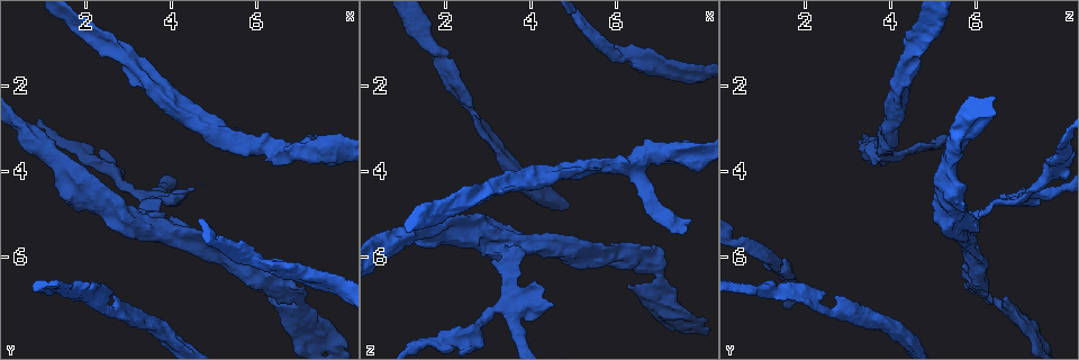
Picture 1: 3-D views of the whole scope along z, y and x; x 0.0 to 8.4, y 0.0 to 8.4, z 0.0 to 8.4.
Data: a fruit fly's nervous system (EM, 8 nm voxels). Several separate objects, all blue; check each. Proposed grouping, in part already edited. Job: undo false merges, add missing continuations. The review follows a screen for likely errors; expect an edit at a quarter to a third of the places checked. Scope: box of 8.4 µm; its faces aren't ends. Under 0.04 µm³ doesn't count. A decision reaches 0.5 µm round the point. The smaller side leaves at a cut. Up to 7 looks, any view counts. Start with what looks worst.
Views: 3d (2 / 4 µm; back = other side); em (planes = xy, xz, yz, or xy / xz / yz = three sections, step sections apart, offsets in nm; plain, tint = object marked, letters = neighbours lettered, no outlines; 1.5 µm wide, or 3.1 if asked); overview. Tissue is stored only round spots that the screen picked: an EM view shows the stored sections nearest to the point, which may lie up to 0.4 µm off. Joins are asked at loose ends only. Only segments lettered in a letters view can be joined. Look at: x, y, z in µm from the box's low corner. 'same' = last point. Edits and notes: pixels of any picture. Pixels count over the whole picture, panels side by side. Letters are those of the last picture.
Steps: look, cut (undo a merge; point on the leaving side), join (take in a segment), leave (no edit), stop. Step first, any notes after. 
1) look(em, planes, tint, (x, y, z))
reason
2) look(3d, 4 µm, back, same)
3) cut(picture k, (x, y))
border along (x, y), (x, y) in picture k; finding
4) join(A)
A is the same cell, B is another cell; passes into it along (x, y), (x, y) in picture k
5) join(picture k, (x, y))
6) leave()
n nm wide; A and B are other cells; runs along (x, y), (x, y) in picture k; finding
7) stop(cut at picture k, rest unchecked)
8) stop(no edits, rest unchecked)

look(em, xy, step 8, tint, (6.30, 6.95, 6.70))
free end

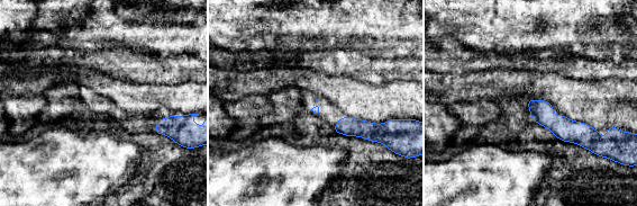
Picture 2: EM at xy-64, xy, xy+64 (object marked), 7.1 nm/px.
look(em, xy, step 8, letters, same)
see the neighbours

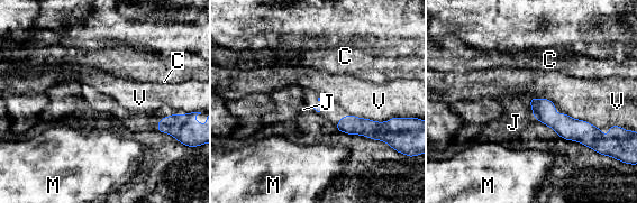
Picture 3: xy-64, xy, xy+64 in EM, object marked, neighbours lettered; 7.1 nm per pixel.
leave()
C, J, M and V are other cells; none of them fits

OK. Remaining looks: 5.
look(3d, 2 µm, (3.10, 5.25, 5.45))
three arms meet

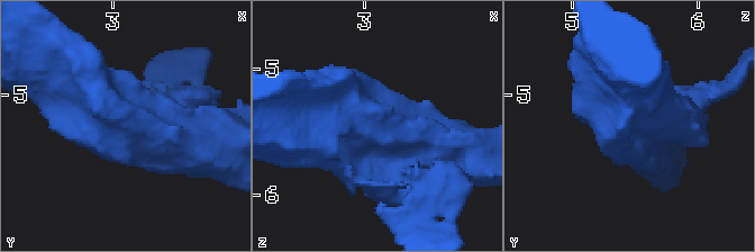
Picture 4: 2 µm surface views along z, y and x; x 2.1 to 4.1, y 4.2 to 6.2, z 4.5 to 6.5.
look(em, planes, tint, (3.10, 5.22, 5.44))
shape alone is not enough

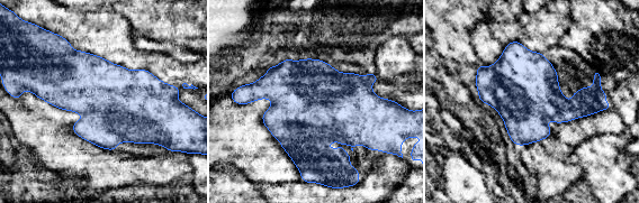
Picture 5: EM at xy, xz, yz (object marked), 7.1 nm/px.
look(em, planes, letters, same)
see the neighbours

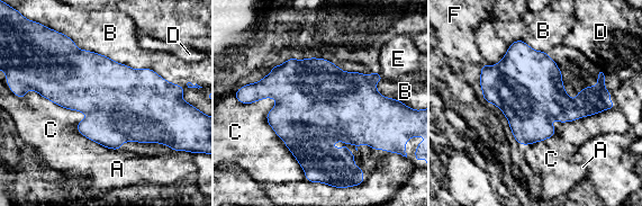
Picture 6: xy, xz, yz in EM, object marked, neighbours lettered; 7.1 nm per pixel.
leave()
B touches over 850 nm; A, B, C, D, E and F are other cells; border along (243, 102), (305, 173) in picture 6; one cell here

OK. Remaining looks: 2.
stop(no edits, rest unchecked)

